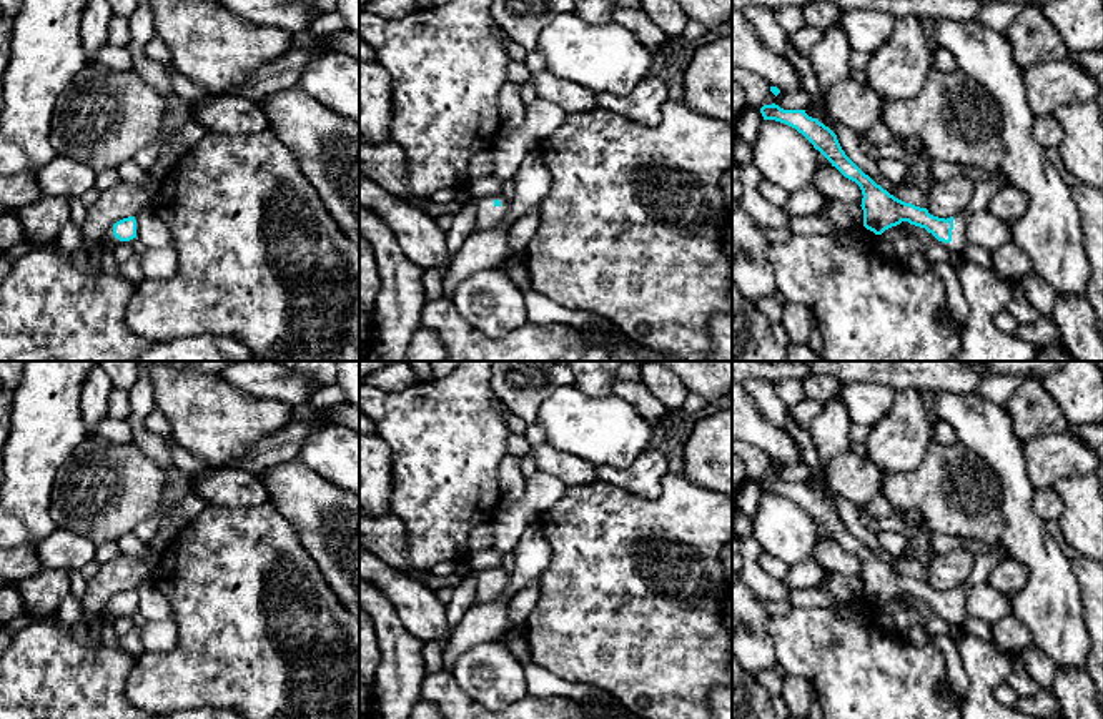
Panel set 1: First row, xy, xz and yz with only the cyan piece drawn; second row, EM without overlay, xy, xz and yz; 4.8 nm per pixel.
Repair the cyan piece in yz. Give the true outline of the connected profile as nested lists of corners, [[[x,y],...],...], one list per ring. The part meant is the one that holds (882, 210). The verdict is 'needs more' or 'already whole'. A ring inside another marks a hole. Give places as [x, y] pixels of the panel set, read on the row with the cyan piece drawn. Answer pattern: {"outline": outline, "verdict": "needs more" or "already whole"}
{"outline": [[[764,105],[760,108],[764,120],[775,120],[795,128],[802,133],[815,150],[819,150],[845,178],[855,181],[862,190],[863,226],[875,235],[908,221],[910,225],[925,228],[933,235],[935,241],[947,246],[952,253],[963,255],[970,243],[965,230],[972,215],[985,211],[992,196],[1010,185],[1008,176],[998,170],[988,180],[975,181],[975,191],[968,206],[950,218],[938,218],[928,213],[927,208],[905,203],[865,175],[842,150],[837,135],[812,118],[805,110],[784,110],[779,105]]], "verdict": "needs more"}

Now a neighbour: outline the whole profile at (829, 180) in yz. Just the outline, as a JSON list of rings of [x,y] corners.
[[[835,166],[819,168],[812,185],[822,191],[824,198],[862,205],[863,195],[860,186],[845,178]]]

